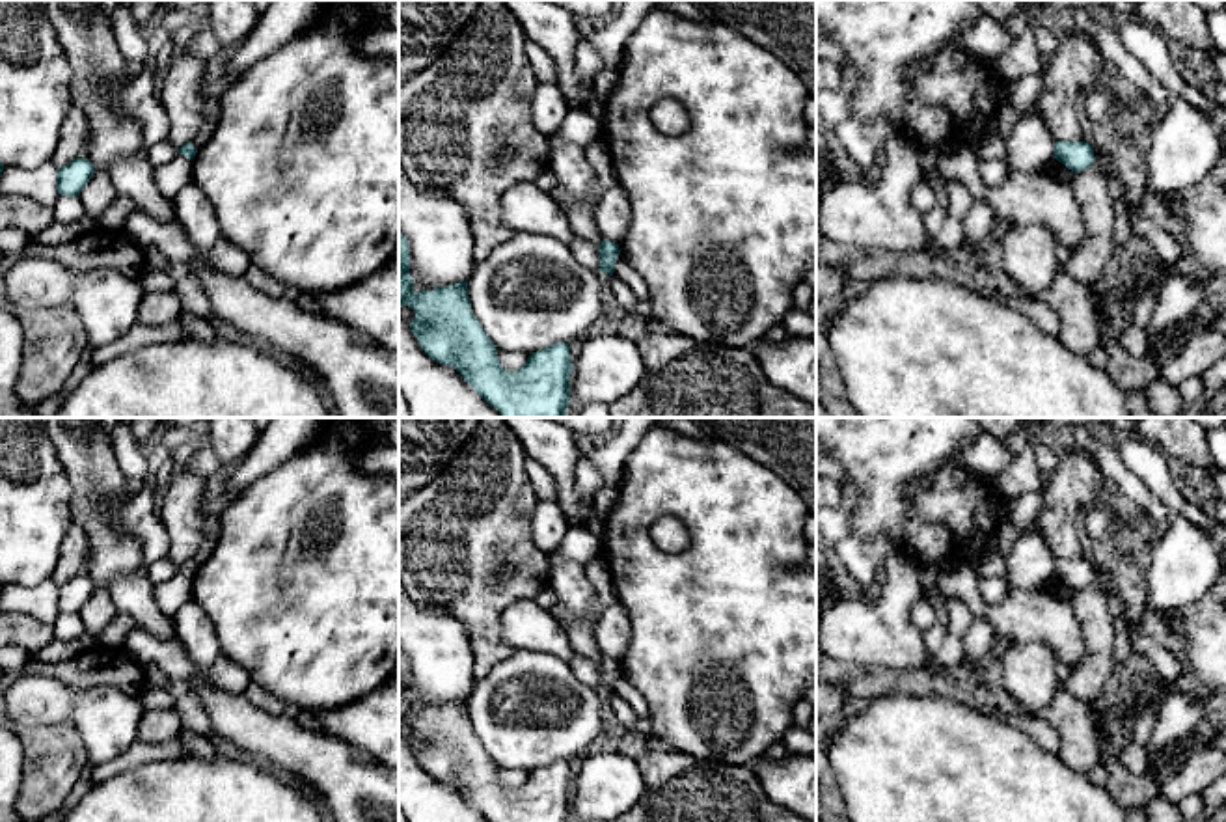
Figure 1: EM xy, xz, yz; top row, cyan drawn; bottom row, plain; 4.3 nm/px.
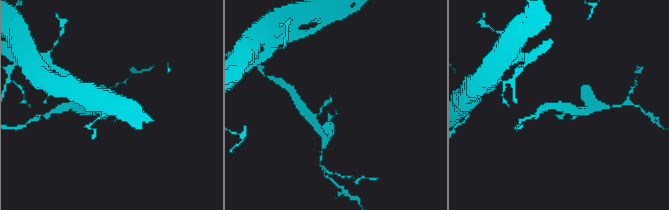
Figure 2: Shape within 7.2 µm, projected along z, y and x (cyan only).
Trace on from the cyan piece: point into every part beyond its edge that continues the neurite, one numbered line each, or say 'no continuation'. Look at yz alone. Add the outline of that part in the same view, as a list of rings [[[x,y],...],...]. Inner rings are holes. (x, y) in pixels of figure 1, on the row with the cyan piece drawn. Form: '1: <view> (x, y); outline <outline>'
no continuation

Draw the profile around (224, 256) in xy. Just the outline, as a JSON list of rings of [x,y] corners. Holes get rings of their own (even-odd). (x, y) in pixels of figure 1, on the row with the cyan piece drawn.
[[[220,237],[216,244],[207,252],[207,261],[218,272],[229,276],[244,276],[252,265],[250,255],[225,237]]]

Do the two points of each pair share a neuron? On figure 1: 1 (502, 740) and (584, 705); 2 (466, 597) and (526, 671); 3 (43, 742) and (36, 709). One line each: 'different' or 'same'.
1: same
2: different
3: different

